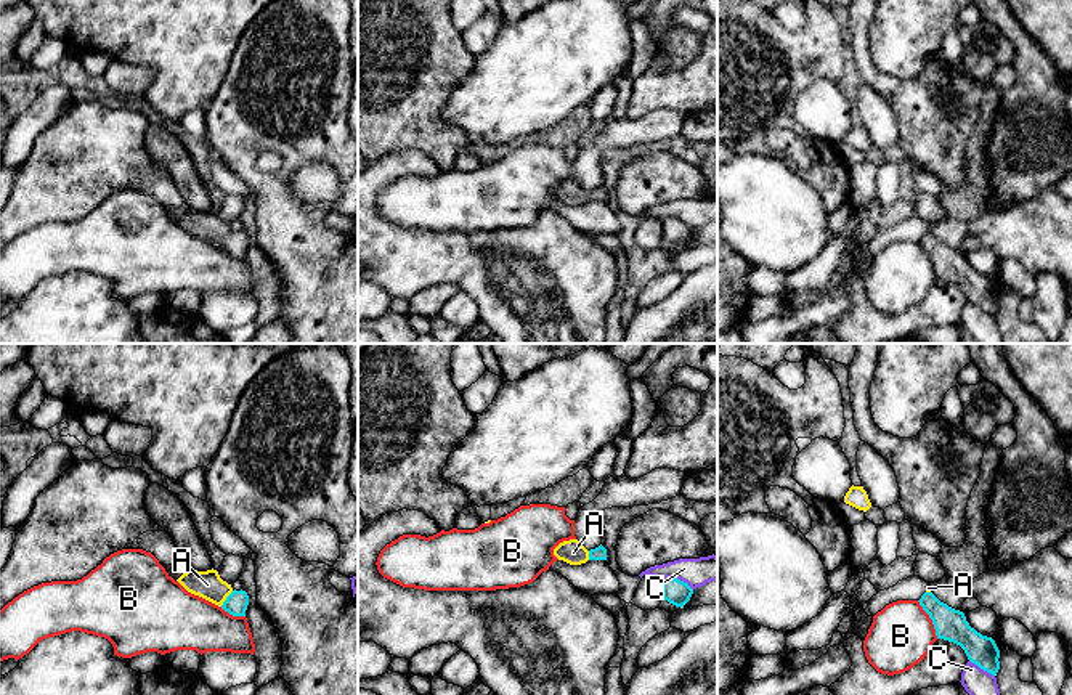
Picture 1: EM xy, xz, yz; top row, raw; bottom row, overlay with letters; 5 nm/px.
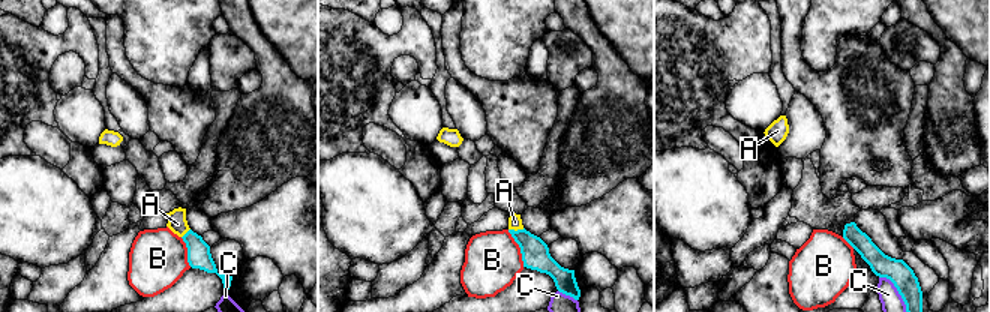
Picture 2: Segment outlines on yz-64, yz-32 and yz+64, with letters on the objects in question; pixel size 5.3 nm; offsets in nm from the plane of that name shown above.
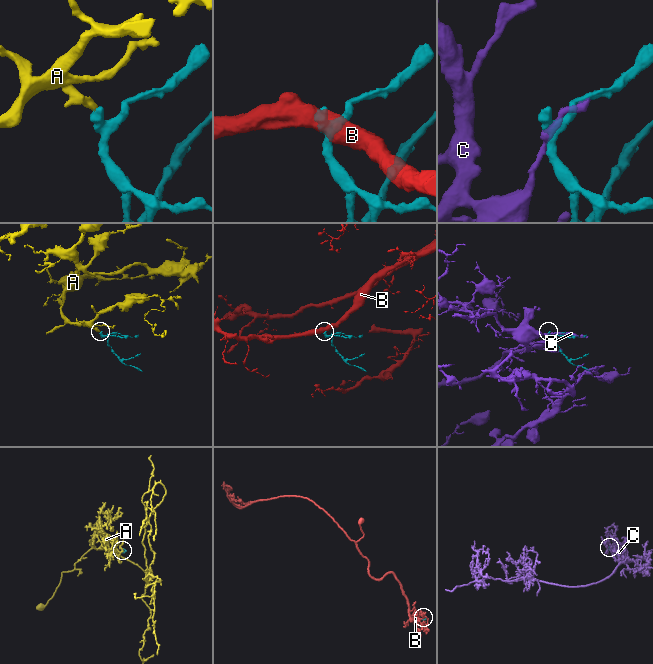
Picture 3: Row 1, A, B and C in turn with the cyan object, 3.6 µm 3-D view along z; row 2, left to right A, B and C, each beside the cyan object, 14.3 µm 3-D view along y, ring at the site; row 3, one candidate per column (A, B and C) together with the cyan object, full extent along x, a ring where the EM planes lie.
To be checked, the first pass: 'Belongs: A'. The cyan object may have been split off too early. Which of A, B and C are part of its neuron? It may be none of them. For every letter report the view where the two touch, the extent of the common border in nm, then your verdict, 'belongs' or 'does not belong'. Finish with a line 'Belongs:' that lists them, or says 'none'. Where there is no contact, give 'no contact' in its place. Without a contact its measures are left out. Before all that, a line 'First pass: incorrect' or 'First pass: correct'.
First pass: correct
A: xy | 100 nm | belongs
B: yz | 220 nm | does not belong
C: xz | 160 nm | does not belong
Belongs: A

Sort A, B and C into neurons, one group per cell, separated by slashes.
A / B / C

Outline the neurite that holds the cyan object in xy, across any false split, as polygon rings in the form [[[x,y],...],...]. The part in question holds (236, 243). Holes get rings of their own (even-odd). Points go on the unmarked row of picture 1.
[[[188,209],[177,220],[188,233],[199,236],[228,252],[233,257],[246,257],[249,236],[246,231],[236,231],[223,222],[217,210],[197,212]]]

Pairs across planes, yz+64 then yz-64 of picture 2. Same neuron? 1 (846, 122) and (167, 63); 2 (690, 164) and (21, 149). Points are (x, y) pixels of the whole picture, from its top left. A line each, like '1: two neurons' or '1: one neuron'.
1: two neurons
2: two neurons

